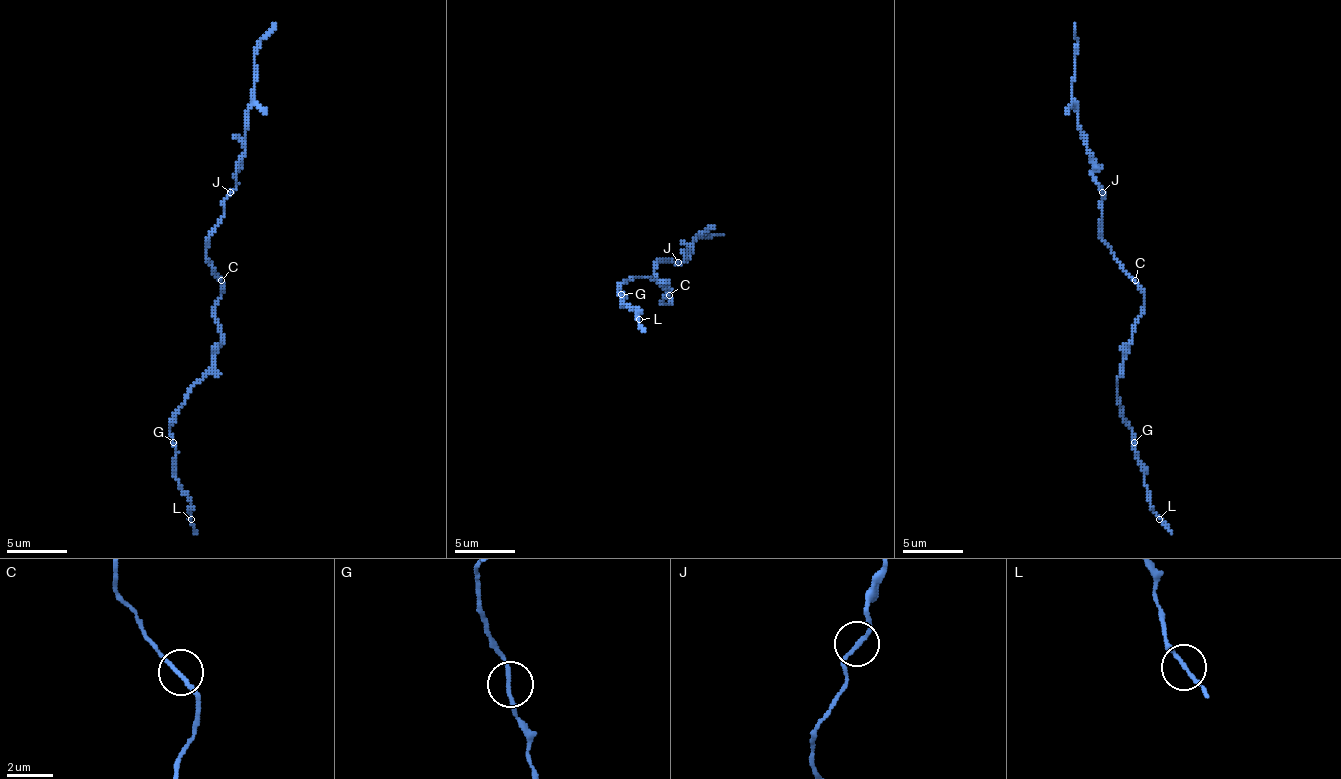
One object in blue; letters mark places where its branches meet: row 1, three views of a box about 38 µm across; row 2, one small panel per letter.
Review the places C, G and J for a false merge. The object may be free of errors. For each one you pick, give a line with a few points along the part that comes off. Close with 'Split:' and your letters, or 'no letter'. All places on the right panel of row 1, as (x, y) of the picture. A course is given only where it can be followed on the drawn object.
G: course (1135, 443), (1147, 501), (1171, 534)
Split: G

